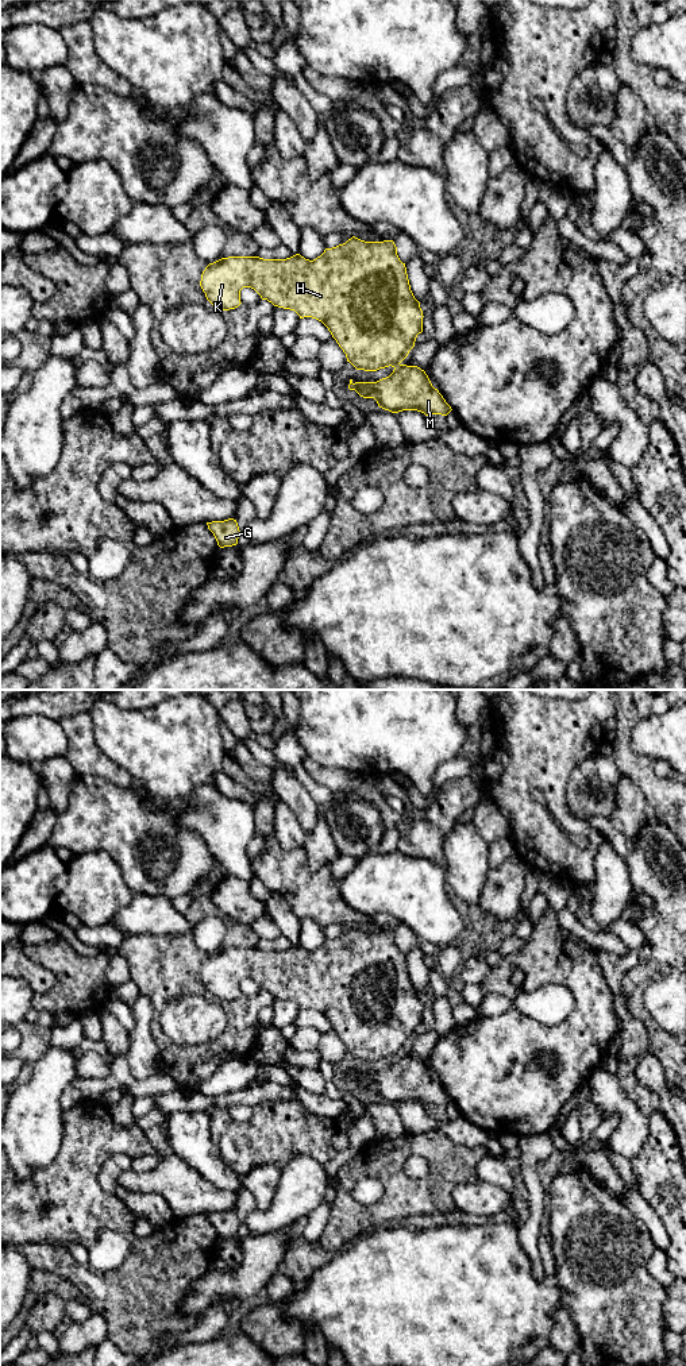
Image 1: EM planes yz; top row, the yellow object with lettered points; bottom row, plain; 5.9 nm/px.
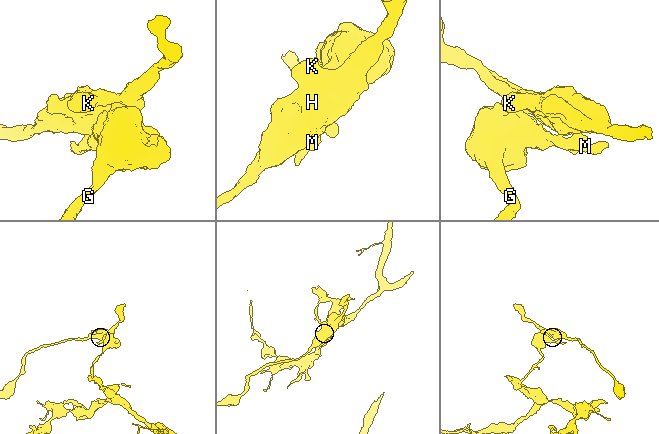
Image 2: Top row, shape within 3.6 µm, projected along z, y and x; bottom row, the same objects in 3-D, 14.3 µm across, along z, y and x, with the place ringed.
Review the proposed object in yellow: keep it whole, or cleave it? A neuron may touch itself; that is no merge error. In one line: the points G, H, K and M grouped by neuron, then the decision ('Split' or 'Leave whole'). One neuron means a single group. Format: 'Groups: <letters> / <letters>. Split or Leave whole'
Groups: G M / H K. Split

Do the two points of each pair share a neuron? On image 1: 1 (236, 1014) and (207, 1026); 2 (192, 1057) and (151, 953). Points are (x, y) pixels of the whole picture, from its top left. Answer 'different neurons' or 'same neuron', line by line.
1: different neurons
2: same neuron

